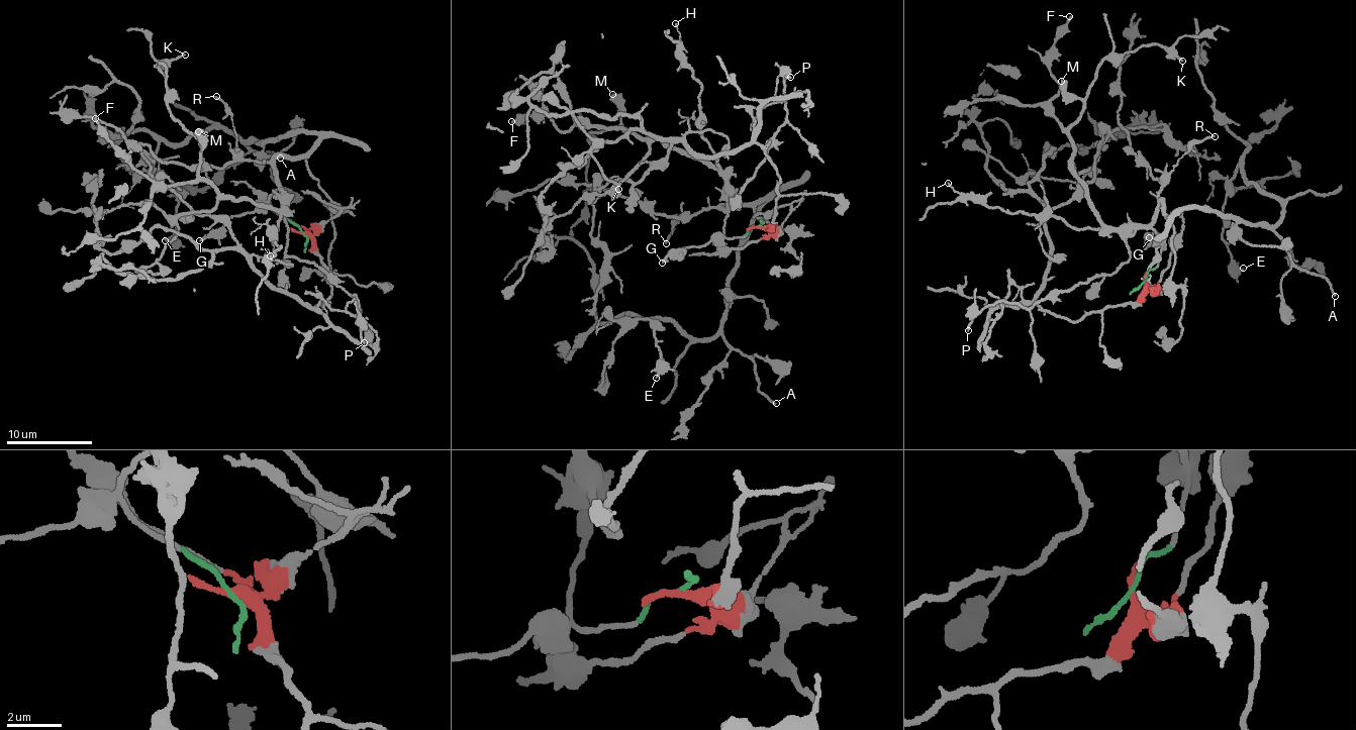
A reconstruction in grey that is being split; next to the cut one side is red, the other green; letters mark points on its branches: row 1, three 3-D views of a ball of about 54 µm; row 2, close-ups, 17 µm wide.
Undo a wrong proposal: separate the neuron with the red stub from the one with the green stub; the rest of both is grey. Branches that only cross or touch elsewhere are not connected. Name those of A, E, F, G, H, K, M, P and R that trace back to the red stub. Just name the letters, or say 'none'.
none

